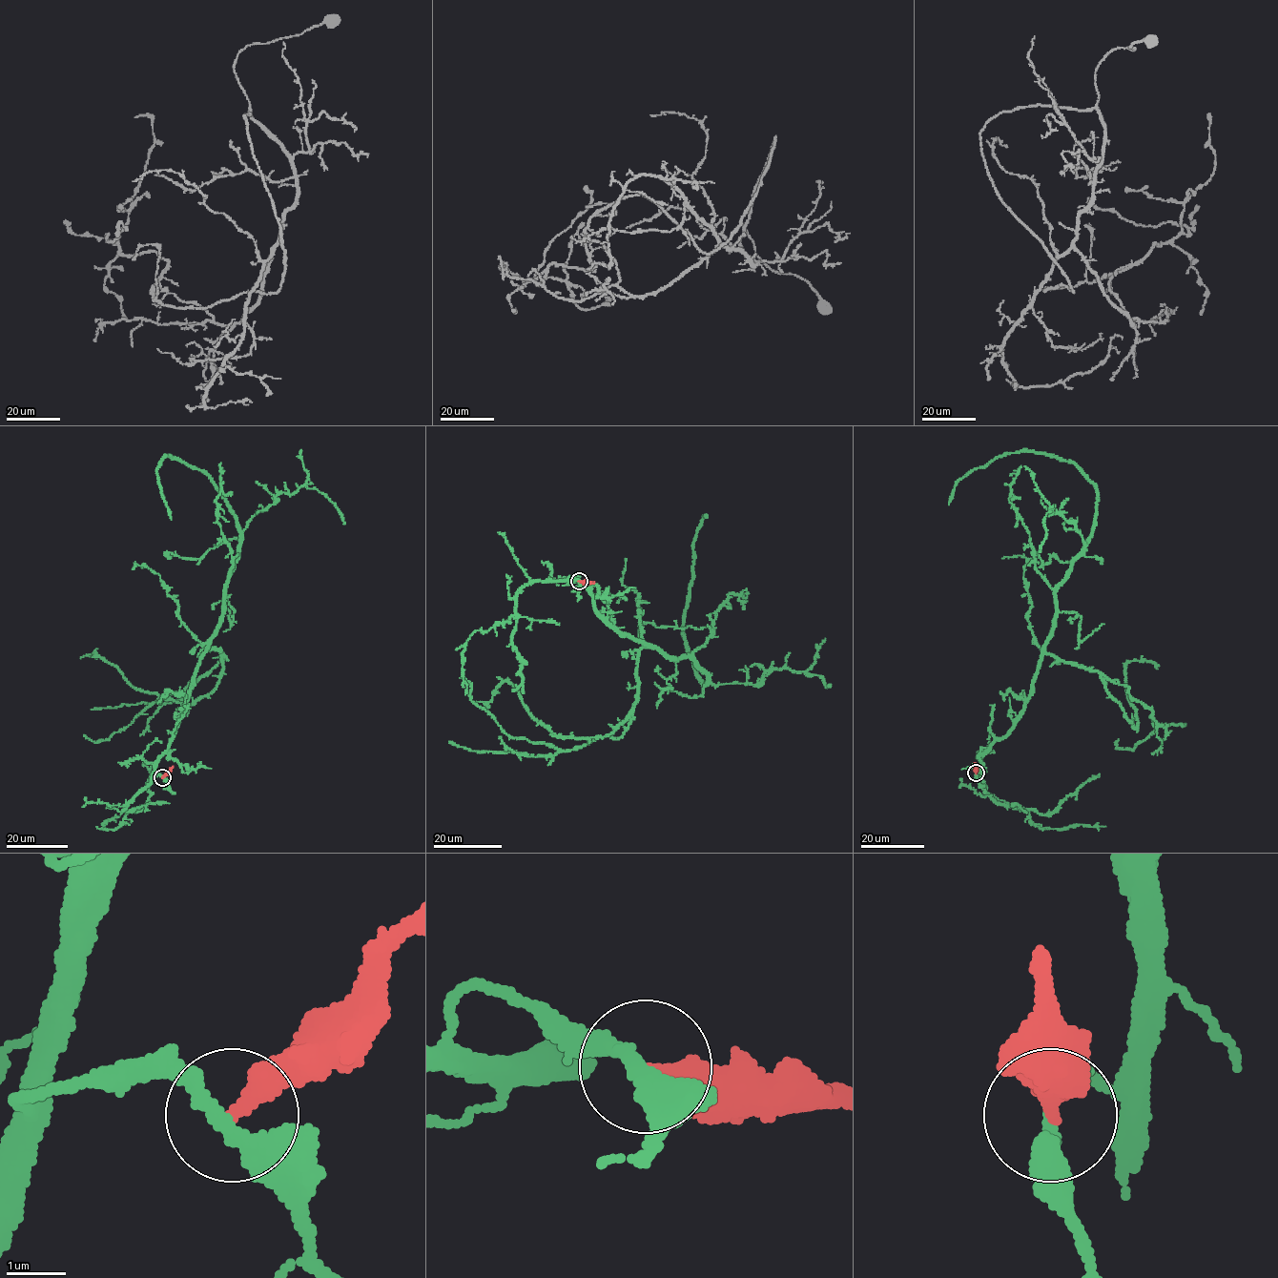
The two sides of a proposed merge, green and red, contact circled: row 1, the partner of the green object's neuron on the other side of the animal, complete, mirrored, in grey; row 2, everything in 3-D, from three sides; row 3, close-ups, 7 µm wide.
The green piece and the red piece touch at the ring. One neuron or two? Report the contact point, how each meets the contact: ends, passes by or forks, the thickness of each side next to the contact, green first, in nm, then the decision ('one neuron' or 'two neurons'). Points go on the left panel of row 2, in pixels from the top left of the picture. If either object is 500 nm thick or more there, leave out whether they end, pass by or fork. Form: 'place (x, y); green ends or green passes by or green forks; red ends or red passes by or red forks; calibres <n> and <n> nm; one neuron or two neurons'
place (162, 777); green passes by; red ends; calibres 260 and 360 nm; two neurons

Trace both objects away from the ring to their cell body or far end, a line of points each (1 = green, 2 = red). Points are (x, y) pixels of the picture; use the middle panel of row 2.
1: (580, 581), (568, 578), (617, 631), (676, 659), (690, 656), (707, 685), (683, 631), (692, 545), (706, 515)
2: (580, 581), (594, 584)

